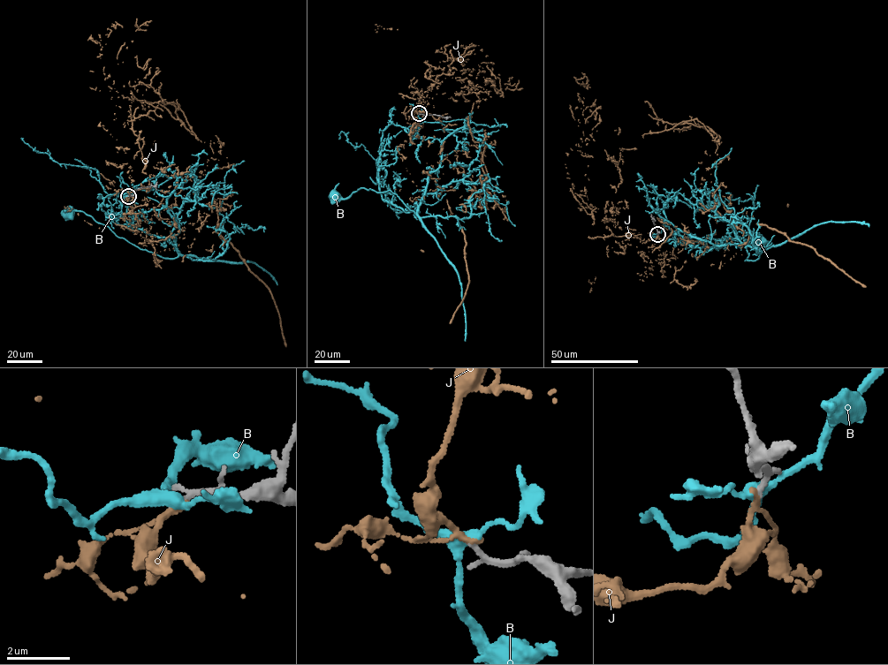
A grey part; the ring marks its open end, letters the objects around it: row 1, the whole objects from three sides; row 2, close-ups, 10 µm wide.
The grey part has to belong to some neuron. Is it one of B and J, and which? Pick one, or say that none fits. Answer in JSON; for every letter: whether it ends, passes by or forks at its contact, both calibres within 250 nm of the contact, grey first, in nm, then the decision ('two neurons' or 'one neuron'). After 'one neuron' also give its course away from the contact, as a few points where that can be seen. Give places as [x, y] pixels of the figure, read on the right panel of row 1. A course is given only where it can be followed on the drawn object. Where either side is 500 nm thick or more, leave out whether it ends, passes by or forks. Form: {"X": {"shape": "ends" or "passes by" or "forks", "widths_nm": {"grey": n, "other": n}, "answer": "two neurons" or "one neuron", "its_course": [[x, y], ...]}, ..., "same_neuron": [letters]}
{"B": {"shape": "forks", "widths_nm": {"grey": 150, "other": 300}, "answer": "two neurons"}, "J": {"shape": "passes by", "widths_nm": {"grey": 150, "other": 140}, "answer": "one neuron", "its_course": [[657, 234], [610, 228], [621, 150], [696, 118], [720, 143], [707, 238], [740, 245], [767, 225], [865, 287]]}, "same_neuron": ["J"]}

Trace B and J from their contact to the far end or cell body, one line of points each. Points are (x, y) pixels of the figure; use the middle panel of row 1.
B: (419, 113), (418, 124), (383, 130), (376, 161), (382, 198), (415, 213), (390, 190), (334, 193)
J: (419, 113), (453, 73), (484, 132), (496, 207), (481, 184), (462, 196), (427, 173), (466, 243), (450, 323)

